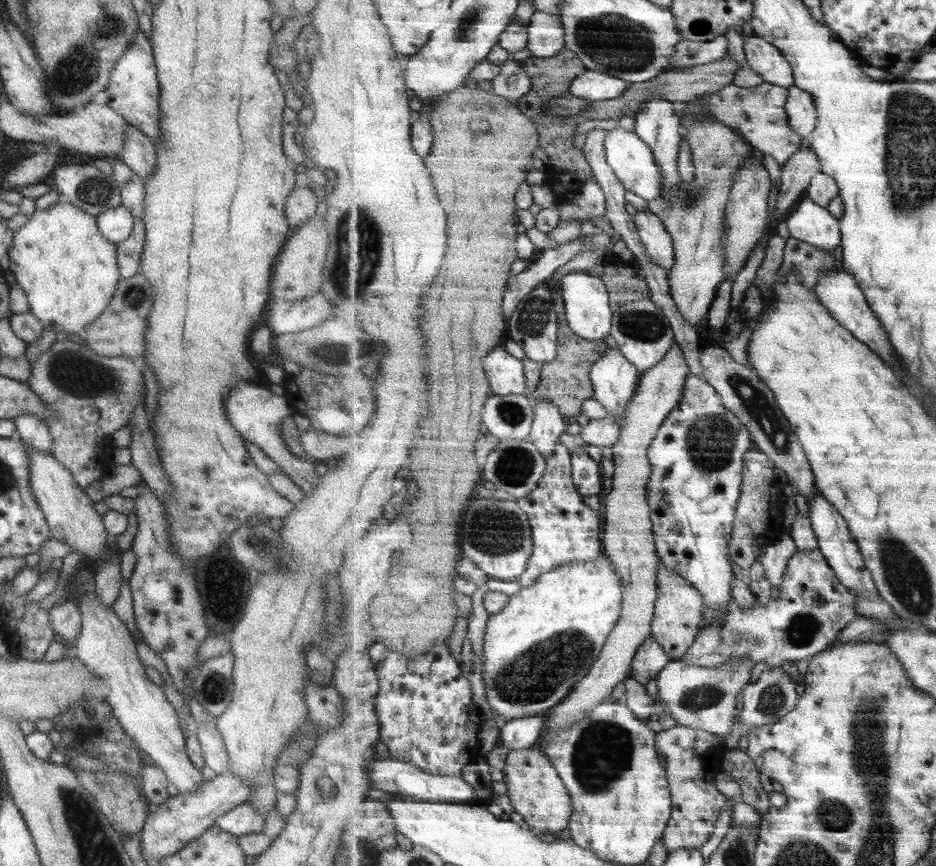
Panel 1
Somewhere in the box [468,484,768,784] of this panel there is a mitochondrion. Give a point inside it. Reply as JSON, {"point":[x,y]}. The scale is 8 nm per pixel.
{"point":[536,675]}

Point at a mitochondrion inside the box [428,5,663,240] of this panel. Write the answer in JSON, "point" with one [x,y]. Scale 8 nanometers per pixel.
{"point":[618,43]}

